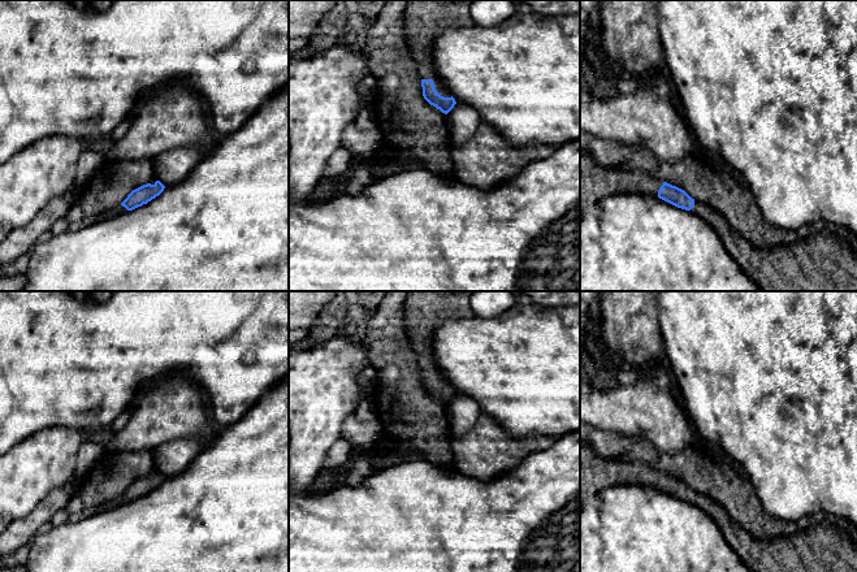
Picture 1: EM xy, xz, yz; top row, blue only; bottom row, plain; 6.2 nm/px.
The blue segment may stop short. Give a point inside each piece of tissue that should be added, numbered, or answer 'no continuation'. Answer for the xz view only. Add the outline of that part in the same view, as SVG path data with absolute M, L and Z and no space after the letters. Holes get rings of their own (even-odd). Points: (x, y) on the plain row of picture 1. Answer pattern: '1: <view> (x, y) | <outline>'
1: xz (425, 310) | M408 291L406 308L407 338L420 370L432 370L441 387L451 389L453 385L442 376L433 359L433 332L447 320L472 317L468 298L447 298L437 291Z

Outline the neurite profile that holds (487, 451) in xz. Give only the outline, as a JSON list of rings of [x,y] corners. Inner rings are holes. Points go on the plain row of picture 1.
[[[481,413],[471,430],[460,437],[450,436],[442,450],[451,455],[451,464],[458,472],[488,481],[511,472],[531,452],[547,450],[555,441],[557,437],[554,436],[511,436],[492,416]]]

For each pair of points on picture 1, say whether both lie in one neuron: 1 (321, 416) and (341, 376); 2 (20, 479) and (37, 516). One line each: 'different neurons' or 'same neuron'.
1: same neuron
2: different neurons

